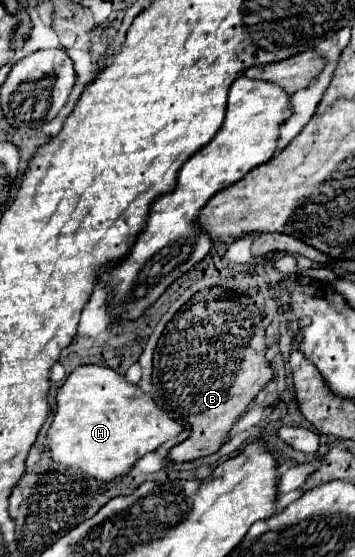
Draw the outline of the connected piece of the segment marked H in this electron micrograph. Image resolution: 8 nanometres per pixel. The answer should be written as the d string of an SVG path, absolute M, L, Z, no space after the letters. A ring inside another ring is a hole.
M79 366L57 392L57 414L47 432L47 452L59 464L79 468L101 482L111 482L125 476L139 458L155 452L161 444L175 438L183 430L183 422L165 414L147 392L143 392L137 384L127 382L125 376L107 366Z

